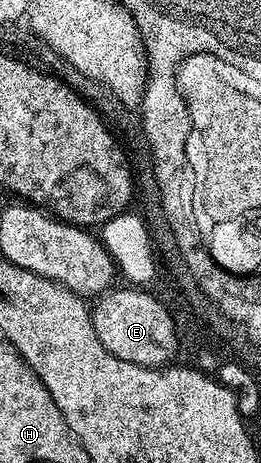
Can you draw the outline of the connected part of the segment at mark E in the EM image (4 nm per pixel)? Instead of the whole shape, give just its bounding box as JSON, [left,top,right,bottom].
[92,286,180,368]

